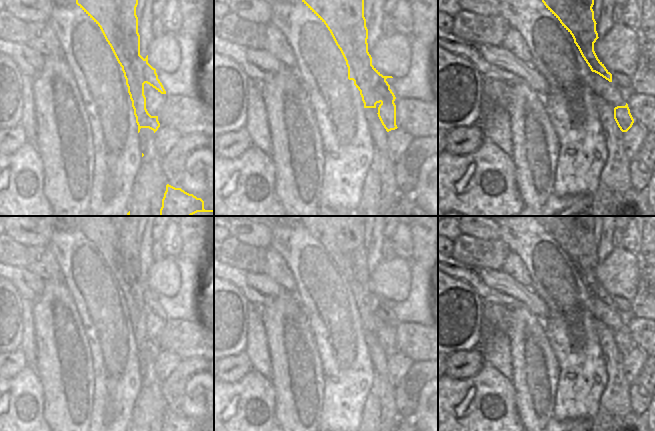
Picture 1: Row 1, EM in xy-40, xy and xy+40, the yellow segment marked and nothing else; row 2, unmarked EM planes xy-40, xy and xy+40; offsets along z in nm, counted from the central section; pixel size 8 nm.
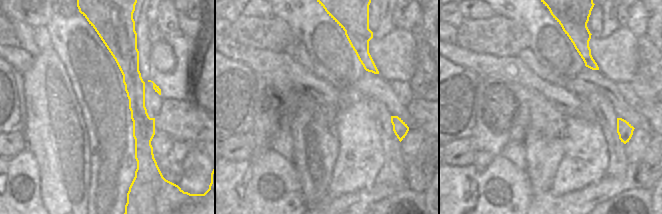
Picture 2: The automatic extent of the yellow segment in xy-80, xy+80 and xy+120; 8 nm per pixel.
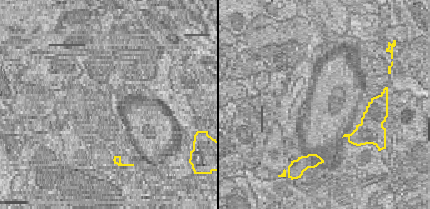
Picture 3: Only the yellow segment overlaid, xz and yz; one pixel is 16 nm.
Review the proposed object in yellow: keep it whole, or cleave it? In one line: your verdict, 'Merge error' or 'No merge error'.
Merge error

